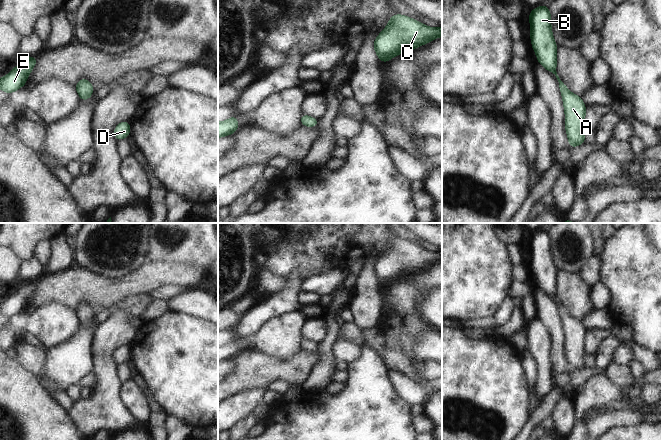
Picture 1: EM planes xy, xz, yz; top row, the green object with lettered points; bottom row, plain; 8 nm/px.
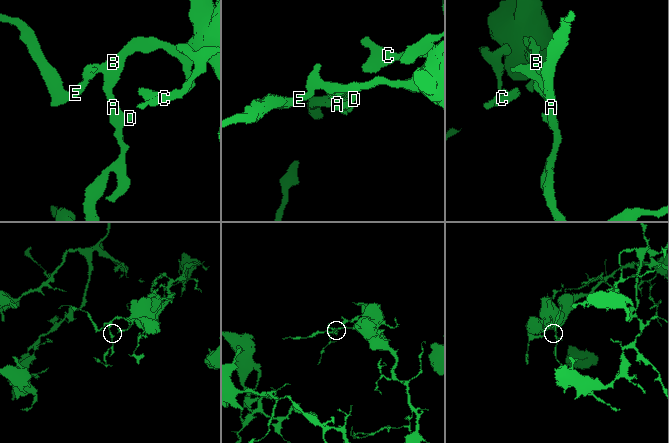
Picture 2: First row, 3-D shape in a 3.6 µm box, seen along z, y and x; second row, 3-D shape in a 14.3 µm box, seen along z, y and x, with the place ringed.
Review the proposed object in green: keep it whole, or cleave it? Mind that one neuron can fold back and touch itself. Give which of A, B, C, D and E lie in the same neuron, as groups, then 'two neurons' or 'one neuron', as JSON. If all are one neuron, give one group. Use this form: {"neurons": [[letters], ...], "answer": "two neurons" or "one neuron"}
{"neurons": [["A", "B", "C", "D", "E"]], "answer": "one neuron"}

